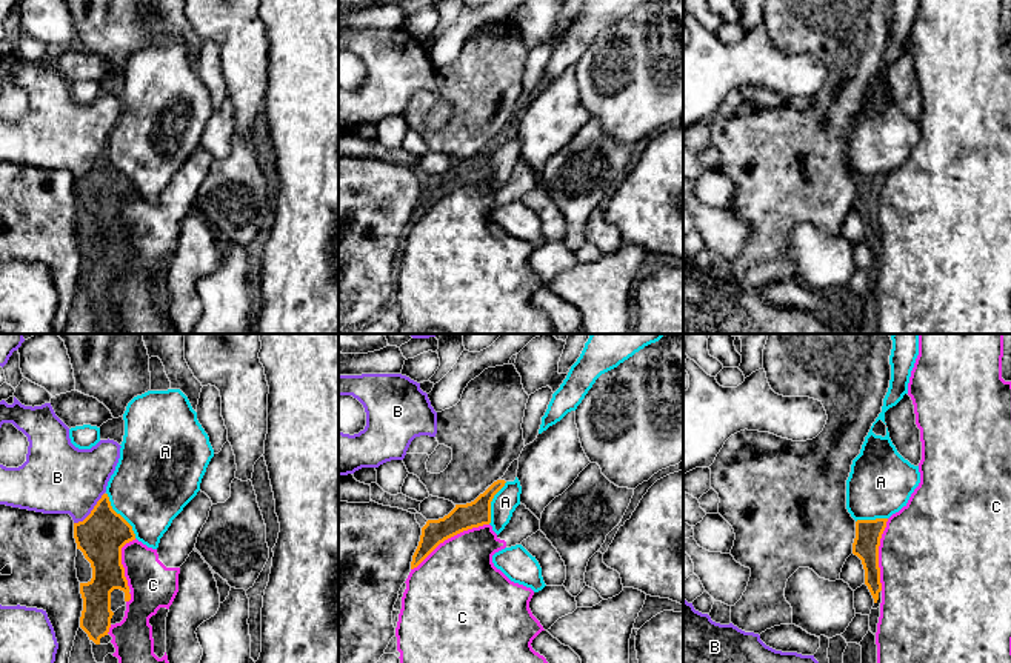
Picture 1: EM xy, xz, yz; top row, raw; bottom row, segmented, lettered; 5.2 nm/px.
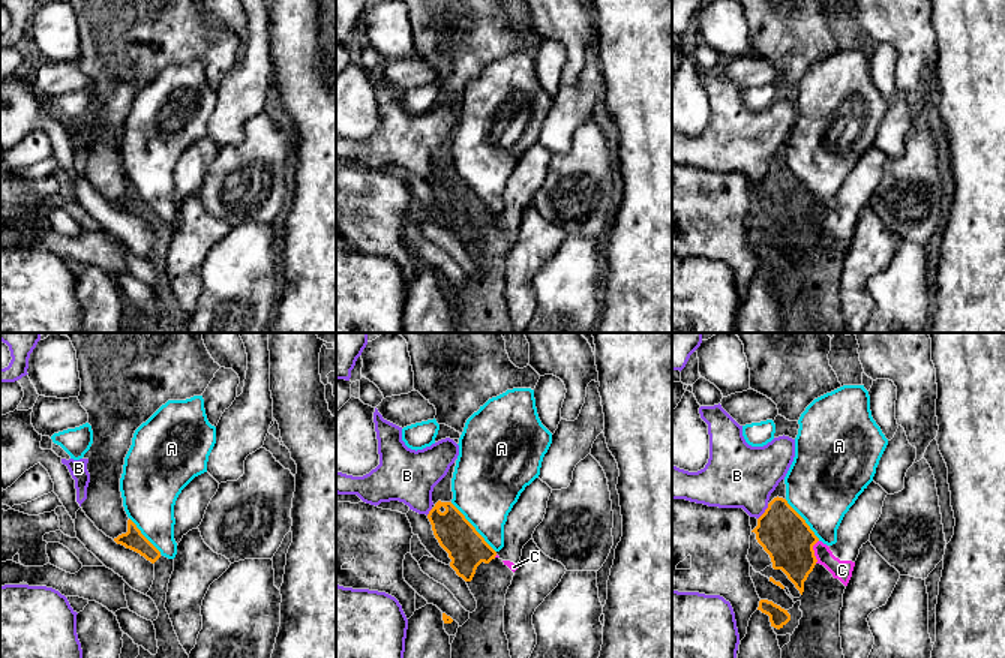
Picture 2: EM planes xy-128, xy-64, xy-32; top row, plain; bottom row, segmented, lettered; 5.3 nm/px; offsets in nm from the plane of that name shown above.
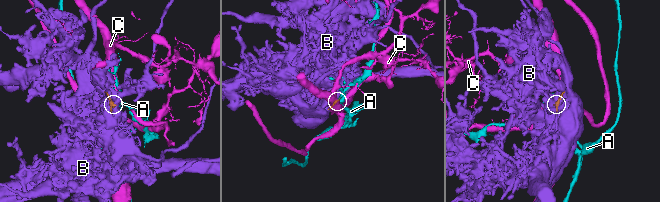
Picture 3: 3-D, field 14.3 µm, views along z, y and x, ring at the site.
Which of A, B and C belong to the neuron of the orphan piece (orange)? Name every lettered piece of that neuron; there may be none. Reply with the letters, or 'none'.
A

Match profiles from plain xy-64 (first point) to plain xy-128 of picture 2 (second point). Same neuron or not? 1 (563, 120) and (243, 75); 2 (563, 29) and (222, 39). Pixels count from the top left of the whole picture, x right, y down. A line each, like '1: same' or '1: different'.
1: same
2: different

